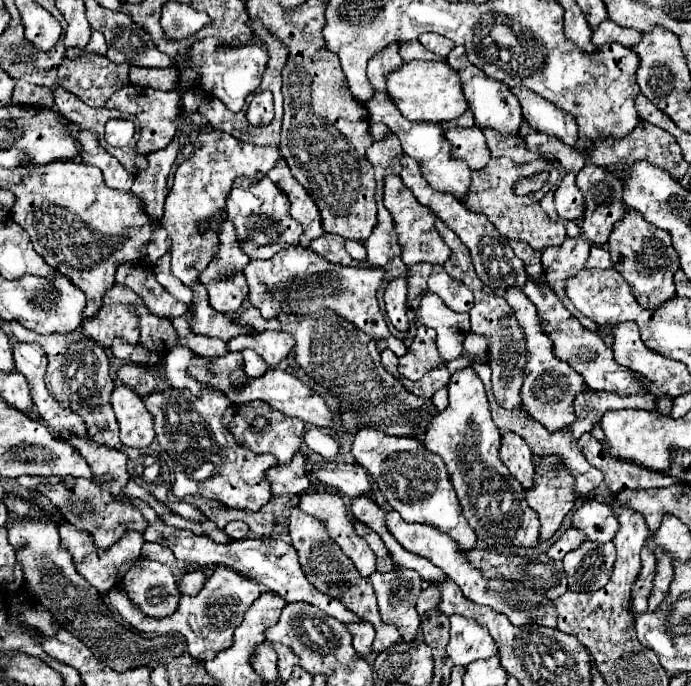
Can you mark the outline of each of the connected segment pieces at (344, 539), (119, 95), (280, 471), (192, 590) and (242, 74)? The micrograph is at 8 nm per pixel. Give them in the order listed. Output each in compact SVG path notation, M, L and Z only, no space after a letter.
M304 493L300 495L302 511L324 523L330 539L354 561L362 577L370 577L376 571L376 555L368 543L356 535L350 511L336 493Z
M126 85L108 99L106 107L134 115L140 121L140 141L136 145L136 151L140 151L144 155L148 155L156 149L164 149L180 125L180 119L178 119L178 115L180 115L180 93L176 89L174 91L156 91L156 89L148 89L148 87Z
M298 451L288 465L278 465L270 467L266 471L266 479L272 487L274 495L300 495L310 487L308 481L308 471L306 471L306 453Z
M196 569L196 571L190 571L190 573L182 573L182 577L180 577L180 593L182 595L190 595L190 597L194 597L194 595L198 595L200 593L200 589L202 589L202 585L206 583L206 575L204 575L204 571L200 571L200 569Z
M208 37L208 39L194 43L194 47L190 49L190 63L194 67L198 67L202 89L208 95L218 97L230 111L240 111L248 93L256 91L256 87L262 81L260 75L266 71L268 51L264 51L264 47L252 45L252 43L240 45L240 47L222 47L218 39Z

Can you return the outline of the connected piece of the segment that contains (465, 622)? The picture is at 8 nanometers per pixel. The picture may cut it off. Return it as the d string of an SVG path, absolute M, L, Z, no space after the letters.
M452 615L450 617L450 641L448 641L446 653L454 665L468 667L476 659L494 657L498 651L486 627L478 625L474 619Z

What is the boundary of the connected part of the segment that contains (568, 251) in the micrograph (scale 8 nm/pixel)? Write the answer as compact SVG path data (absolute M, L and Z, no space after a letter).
M566 237L562 245L548 247L542 251L544 279L568 309L574 305L564 295L564 281L584 268L584 263L588 259L588 249L590 249L590 243L586 239Z

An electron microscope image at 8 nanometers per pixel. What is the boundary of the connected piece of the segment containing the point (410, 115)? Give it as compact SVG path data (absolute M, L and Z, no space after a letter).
M410 61L390 71L384 79L386 79L388 97L394 101L394 105L408 121L440 123L440 121L456 119L468 109L468 103L462 95L460 77L450 65L438 61Z

